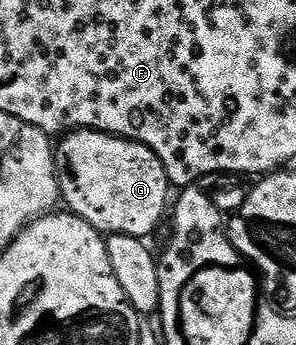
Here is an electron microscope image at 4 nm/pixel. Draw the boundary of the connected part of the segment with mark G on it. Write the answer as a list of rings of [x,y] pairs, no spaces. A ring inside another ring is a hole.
[[[79,129],[68,135],[62,136],[60,140],[56,142],[53,151],[53,162],[55,163],[55,171],[57,172],[57,178],[59,179],[61,199],[64,208],[68,210],[68,212],[74,213],[79,219],[91,223],[91,227],[95,227],[102,235],[108,235],[109,237],[129,235],[131,237],[149,239],[149,236],[160,227],[161,220],[163,220],[164,217],[166,220],[167,210],[171,205],[171,193],[169,197],[169,192],[171,192],[169,176],[163,167],[163,163],[155,155],[155,151],[151,151],[146,145],[141,145],[138,141],[129,141],[126,137],[115,137],[112,133],[100,133],[94,129]]]

